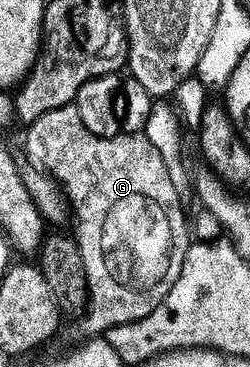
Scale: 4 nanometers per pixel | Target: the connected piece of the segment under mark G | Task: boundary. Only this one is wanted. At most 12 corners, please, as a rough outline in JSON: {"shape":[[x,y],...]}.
{"shape":[[29,125],[90,291],[84,337],[141,324],[192,243],[145,134]]}

